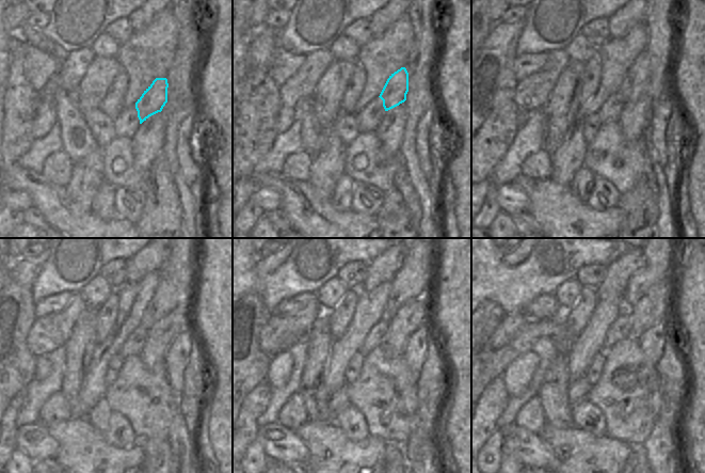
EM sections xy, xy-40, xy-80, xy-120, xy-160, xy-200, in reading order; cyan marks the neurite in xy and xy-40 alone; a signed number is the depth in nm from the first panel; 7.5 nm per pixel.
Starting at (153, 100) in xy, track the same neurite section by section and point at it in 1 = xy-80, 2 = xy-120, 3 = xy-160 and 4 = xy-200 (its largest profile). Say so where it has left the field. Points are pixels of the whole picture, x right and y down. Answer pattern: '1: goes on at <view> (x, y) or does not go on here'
1: goes on at xy-80 (640, 71)
2: goes on at xy-120 (166, 297)
3: goes on at xy-160 (409, 283)
4: goes on at xy-200 (658, 259)

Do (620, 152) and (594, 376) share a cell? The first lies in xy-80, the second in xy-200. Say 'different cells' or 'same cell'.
different cells

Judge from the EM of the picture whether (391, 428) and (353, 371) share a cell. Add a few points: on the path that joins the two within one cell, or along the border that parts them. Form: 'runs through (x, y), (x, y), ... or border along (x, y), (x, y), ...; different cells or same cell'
border along (366, 356), (358, 377), (347, 385); different cells

